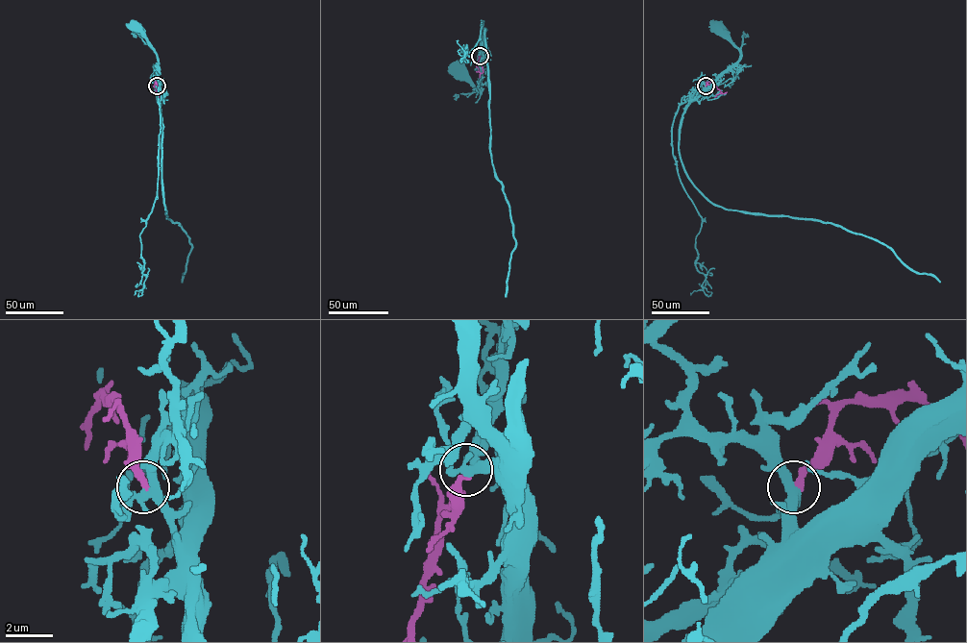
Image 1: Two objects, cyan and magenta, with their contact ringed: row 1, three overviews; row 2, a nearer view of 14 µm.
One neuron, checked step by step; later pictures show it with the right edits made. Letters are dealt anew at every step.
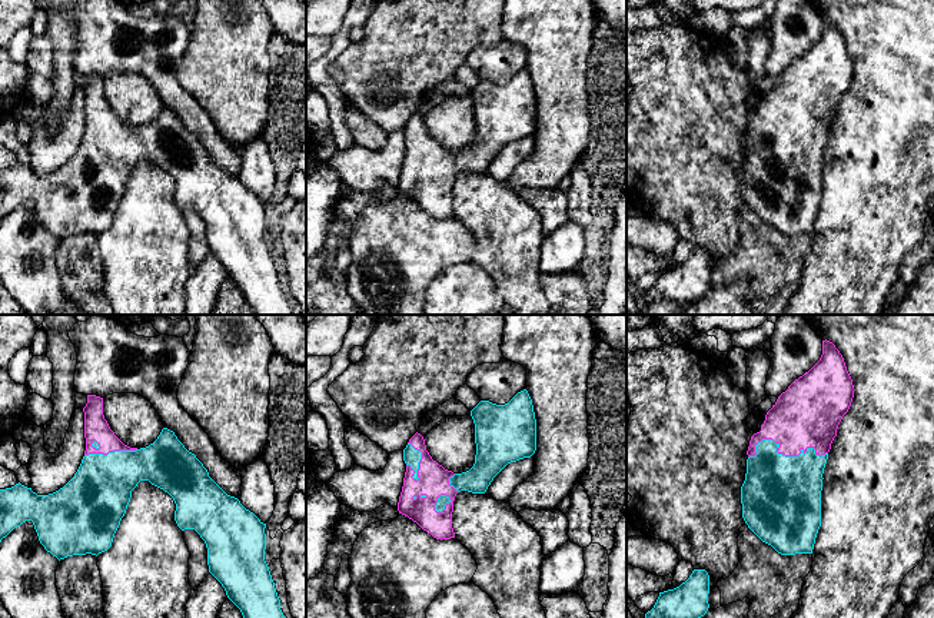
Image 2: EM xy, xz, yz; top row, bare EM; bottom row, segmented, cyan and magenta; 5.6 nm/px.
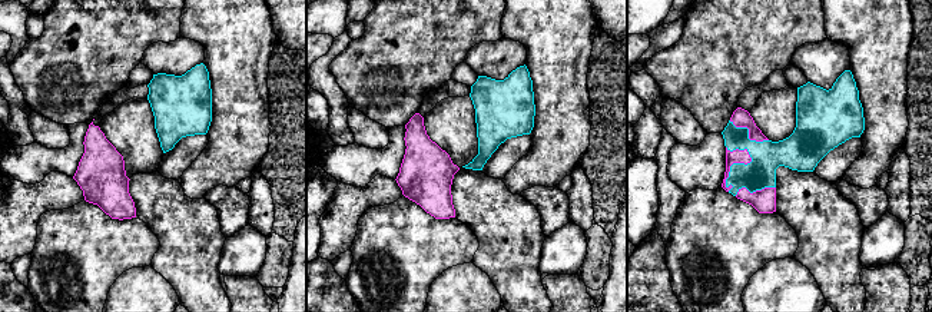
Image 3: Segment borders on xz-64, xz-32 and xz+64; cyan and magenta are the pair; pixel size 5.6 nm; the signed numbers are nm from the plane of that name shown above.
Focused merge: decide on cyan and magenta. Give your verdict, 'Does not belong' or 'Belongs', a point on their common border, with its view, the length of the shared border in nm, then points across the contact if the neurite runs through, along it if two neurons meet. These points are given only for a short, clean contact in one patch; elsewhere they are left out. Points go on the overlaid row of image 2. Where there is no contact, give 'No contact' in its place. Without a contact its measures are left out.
Belongs. Touches cyan at yz (780, 454). Shared border 440 nm

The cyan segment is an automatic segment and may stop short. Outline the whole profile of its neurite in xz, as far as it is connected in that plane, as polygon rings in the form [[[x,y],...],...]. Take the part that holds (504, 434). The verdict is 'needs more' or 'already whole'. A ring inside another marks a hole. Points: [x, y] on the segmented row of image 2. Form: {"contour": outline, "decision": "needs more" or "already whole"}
{"contour": [[[526,389],[505,405],[481,401],[471,416],[476,455],[466,472],[453,474],[433,461],[418,432],[403,449],[406,472],[398,511],[441,541],[455,538],[452,512],[458,492],[485,494],[508,464],[536,451],[536,419]]], "decision": "needs more"}

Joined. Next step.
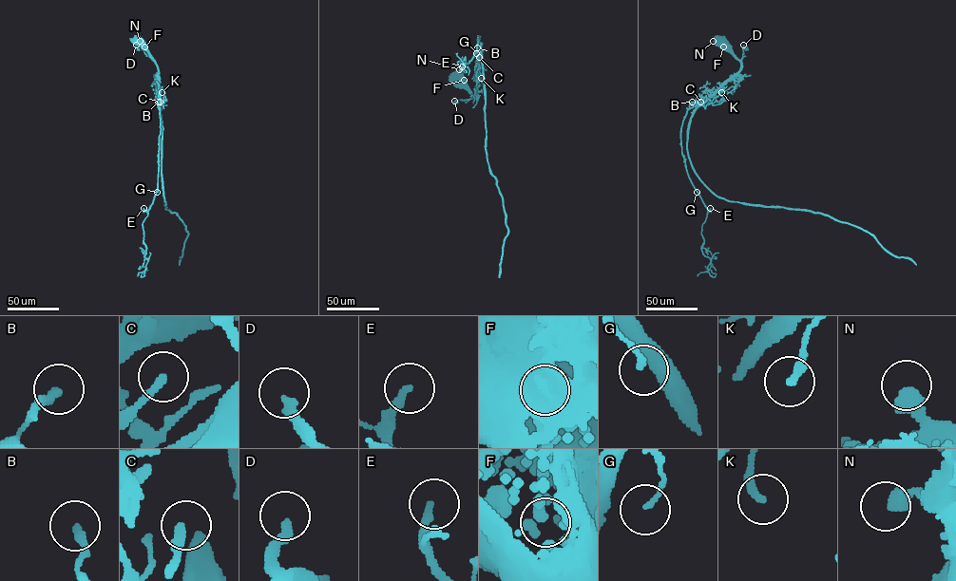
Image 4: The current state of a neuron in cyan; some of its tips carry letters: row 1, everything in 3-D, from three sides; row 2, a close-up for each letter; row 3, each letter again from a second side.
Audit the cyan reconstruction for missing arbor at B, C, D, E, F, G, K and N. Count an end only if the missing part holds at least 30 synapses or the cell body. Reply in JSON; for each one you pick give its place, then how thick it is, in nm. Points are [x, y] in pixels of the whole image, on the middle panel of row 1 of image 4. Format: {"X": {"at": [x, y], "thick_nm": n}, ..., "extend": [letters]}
{"D": {"at": [454, 101], "thick_nm": 260}, "E": {"at": [462, 66], "thick_nm": 200}, "extend": ["D", "E"]}

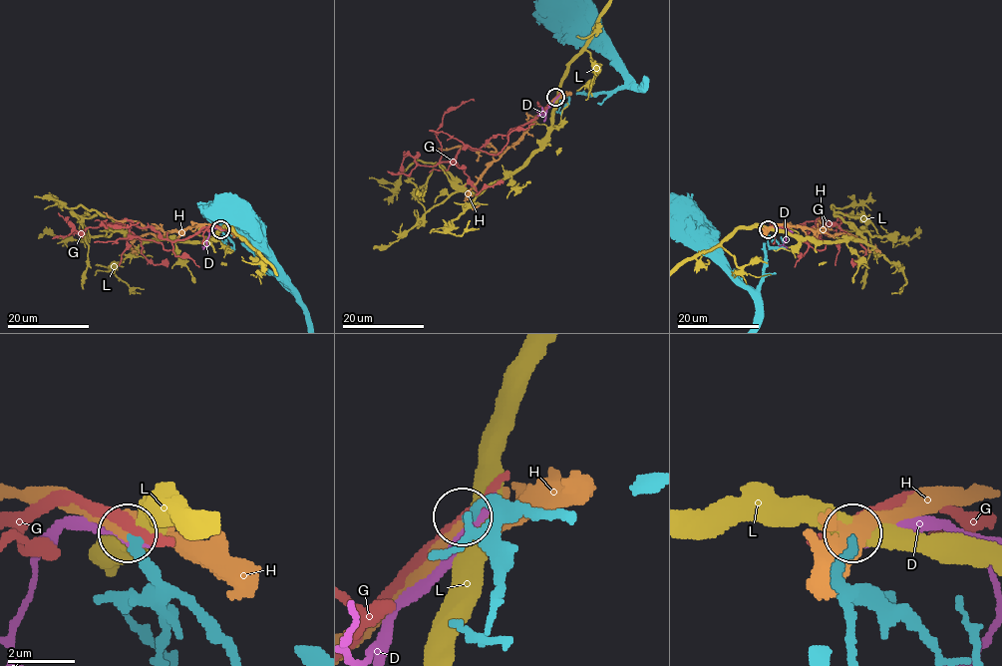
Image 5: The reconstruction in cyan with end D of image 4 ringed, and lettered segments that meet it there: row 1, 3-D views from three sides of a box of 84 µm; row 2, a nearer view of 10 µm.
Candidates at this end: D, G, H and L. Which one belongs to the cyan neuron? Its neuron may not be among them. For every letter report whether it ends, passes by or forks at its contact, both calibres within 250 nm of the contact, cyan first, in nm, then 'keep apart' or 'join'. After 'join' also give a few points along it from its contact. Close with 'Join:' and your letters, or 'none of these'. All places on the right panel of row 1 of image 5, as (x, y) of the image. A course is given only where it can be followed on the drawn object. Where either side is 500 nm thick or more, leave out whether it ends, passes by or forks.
D: it ends there; 320 nm thick on the cyan side, 360 nm on the other; keep apart
G: it passes by; 280 nm thick on the cyan side, 300 nm on the other; keep apart
H: it passes by; 280 nm thick on the cyan side, 380 nm on the other; join; it runs (768, 228), (783, 224), (806, 225), (834, 235), (849, 233), (875, 248), (875, 251)
L: 300 nm thick on the cyan side, 500 nm on the other; keep apart
Join: H

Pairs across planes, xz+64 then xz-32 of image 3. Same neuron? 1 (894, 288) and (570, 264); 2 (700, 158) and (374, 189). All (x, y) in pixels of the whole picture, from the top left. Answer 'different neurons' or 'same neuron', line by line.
1: different neurons
2: different neurons

